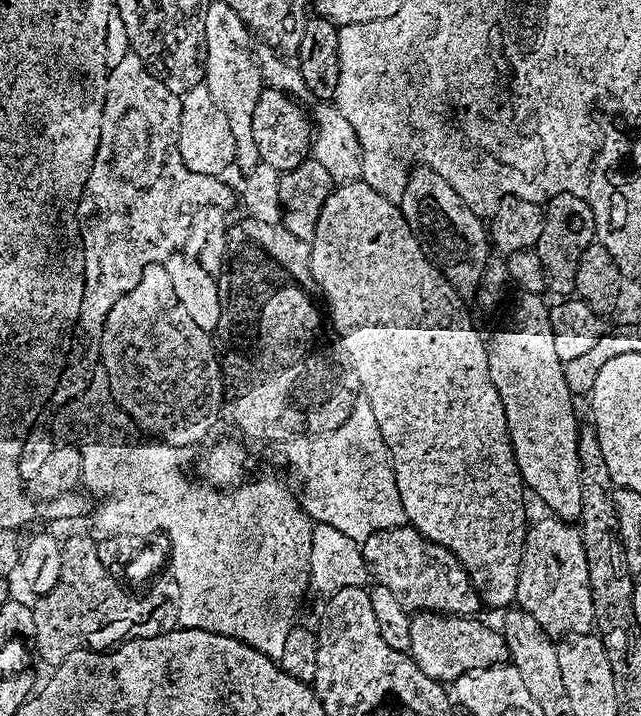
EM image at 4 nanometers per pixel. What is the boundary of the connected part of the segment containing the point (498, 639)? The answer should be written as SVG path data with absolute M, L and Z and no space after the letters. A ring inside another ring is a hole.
M417 612L412 616L408 652L422 674L441 682L454 682L475 668L503 665L510 656L503 631L496 629L495 632L480 618L448 616L445 612Z

